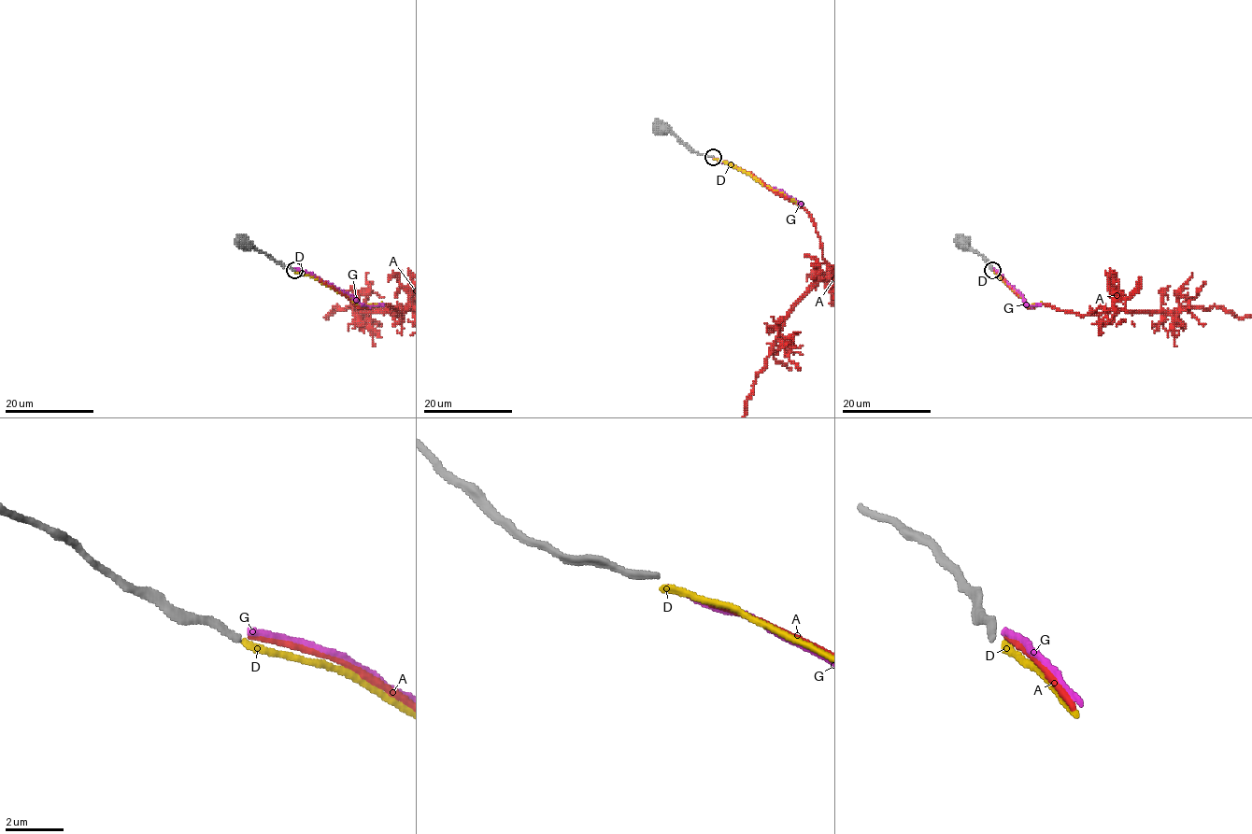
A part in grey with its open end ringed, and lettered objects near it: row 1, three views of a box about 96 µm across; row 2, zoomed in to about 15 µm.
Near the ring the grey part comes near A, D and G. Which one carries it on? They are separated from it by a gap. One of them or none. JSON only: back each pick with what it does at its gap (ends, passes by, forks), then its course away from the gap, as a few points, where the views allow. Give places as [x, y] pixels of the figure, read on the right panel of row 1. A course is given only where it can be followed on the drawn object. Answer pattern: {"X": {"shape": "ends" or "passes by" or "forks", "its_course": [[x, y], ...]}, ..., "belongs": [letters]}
{"D": {"shape": "ends", "its_course": [[993, 270], [1029, 305], [1041, 303]]}, "belongs": ["D"]}

